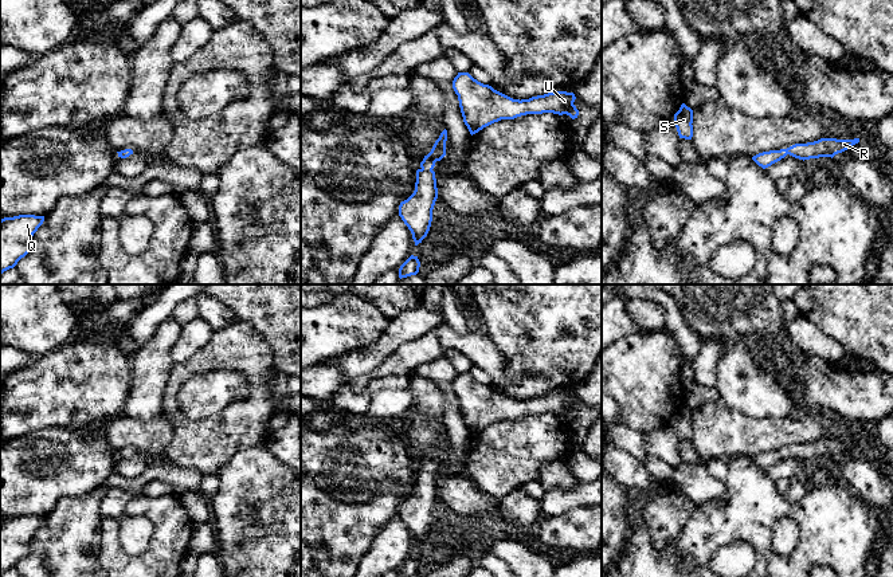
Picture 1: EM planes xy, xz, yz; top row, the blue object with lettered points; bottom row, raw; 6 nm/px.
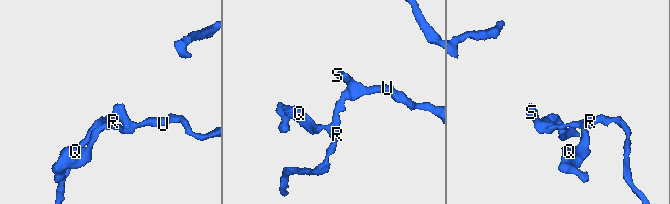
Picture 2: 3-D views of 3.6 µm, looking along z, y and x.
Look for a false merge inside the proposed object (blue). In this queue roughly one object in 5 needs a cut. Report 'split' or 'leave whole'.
leave whole

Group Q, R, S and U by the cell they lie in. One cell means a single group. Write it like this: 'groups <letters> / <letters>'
groups Q R S U

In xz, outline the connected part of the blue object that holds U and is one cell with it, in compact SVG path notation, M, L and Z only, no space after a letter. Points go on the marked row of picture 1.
M458 72L453 81L453 89L471 136L501 119L514 119L526 114L567 114L572 119L579 115L573 105L576 99L573 93L553 91L520 101L478 82L469 72Z

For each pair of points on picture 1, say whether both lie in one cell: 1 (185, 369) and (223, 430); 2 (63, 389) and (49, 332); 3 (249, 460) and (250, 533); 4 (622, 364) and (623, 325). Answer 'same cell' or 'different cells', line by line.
1: same cell
2: different cells
3: same cell
4: different cells

